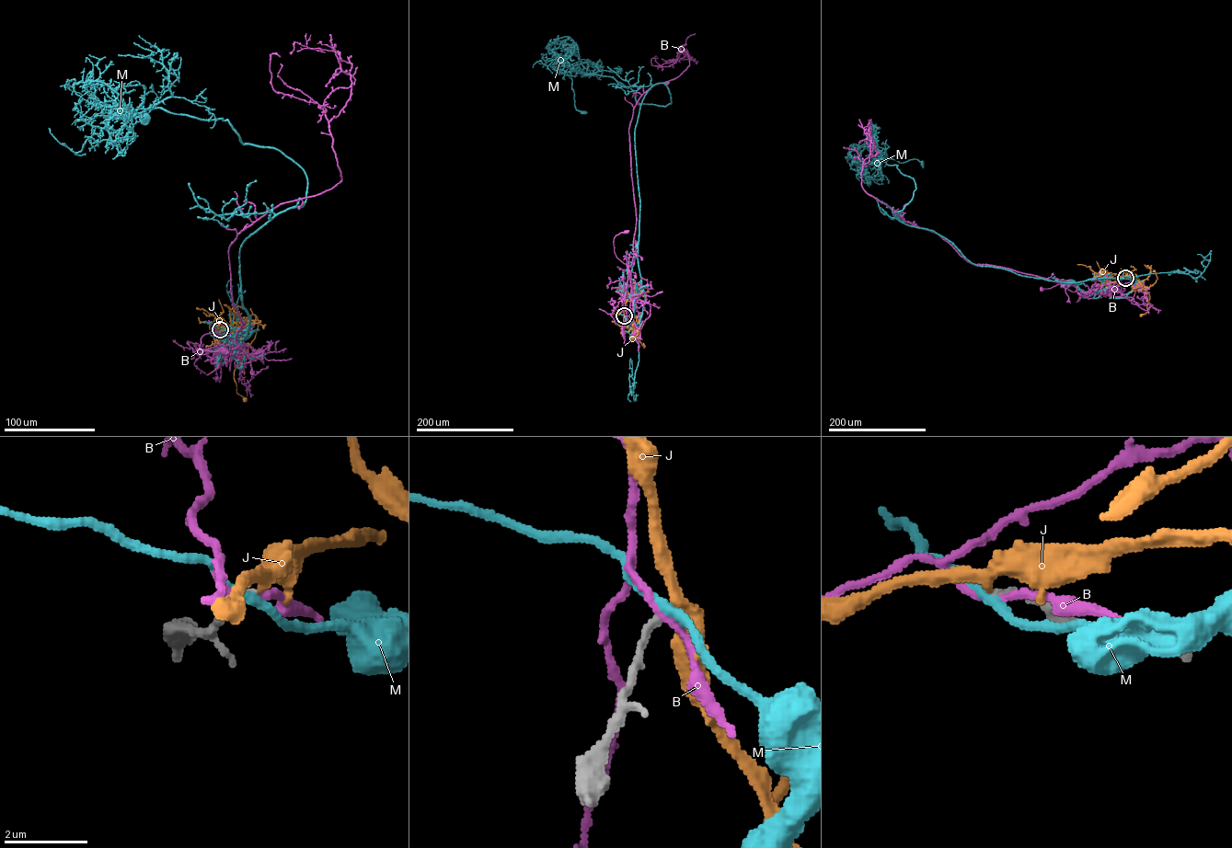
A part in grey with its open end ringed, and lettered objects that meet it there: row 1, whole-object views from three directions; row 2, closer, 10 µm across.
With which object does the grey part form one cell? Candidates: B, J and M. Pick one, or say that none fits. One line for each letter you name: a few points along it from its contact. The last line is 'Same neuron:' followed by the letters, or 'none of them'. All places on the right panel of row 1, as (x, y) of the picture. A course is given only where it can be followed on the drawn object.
J: course (1125, 278), (1139, 281), (1149, 295), (1148, 311), (1141, 315)
Same neuron: J

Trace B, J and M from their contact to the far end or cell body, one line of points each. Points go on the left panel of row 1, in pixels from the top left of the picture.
B: (220, 329), (214, 346), (221, 351), (226, 365), (223, 338), (217, 334), (203, 335), (200, 349), (224, 351)
J: (220, 329), (223, 328), (228, 338), (236, 337), (240, 344), (242, 360), (234, 378), (236, 393), (245, 399)
M: (220, 329), (258, 330), (245, 339), (240, 246), (304, 204), (305, 172), (227, 120), (118, 105), (143, 116)

